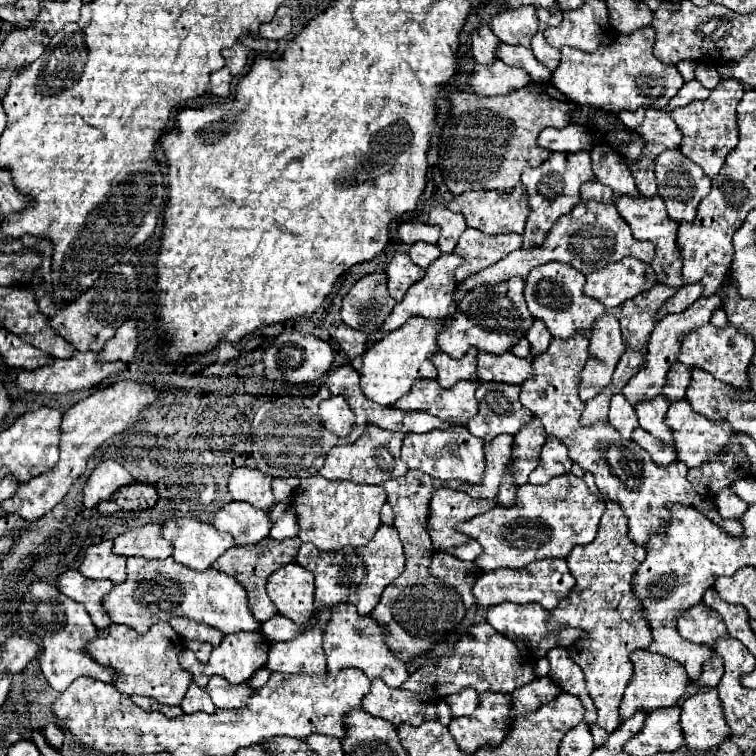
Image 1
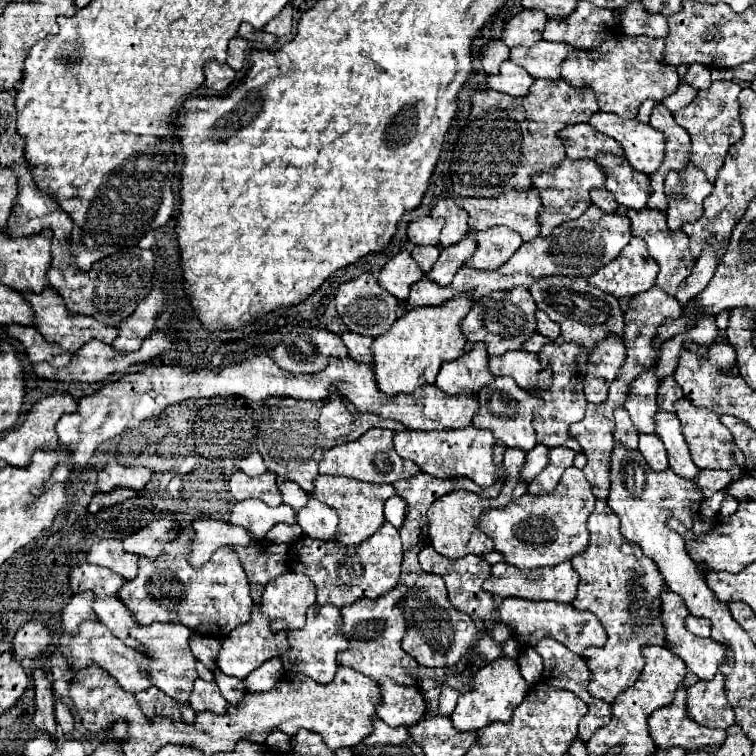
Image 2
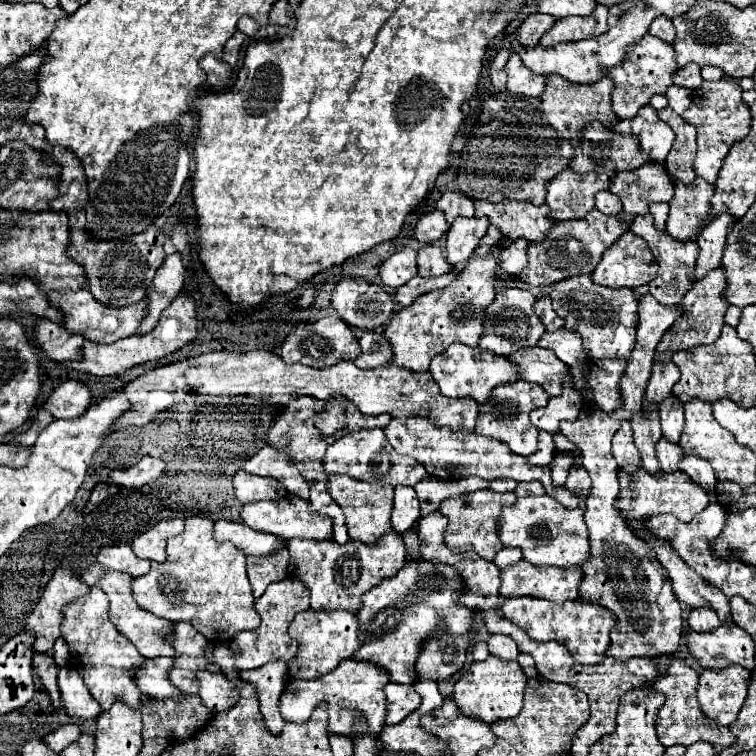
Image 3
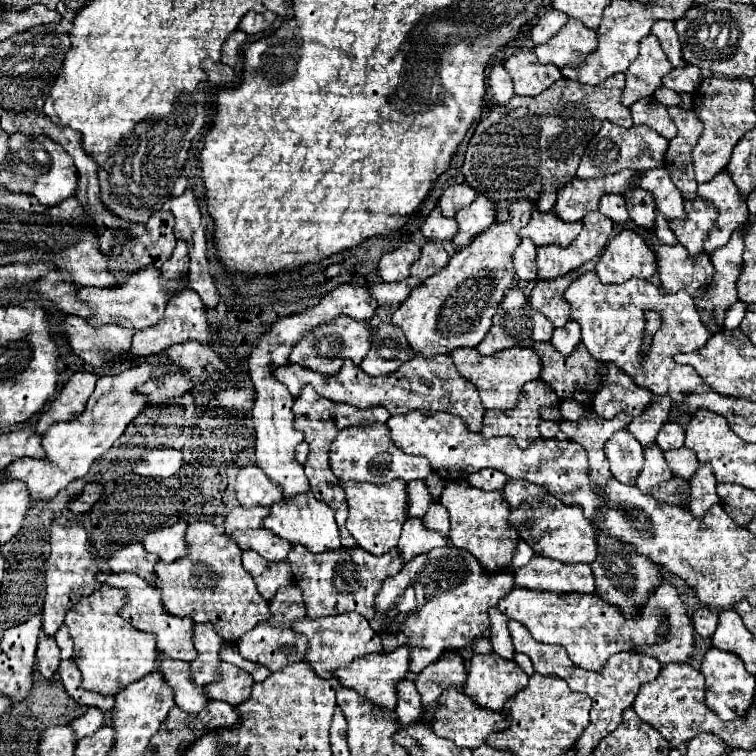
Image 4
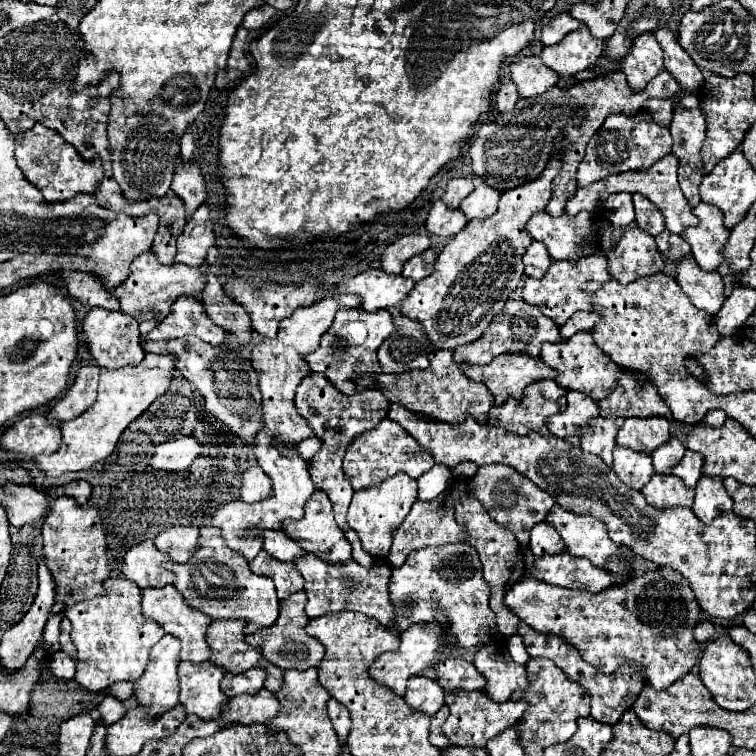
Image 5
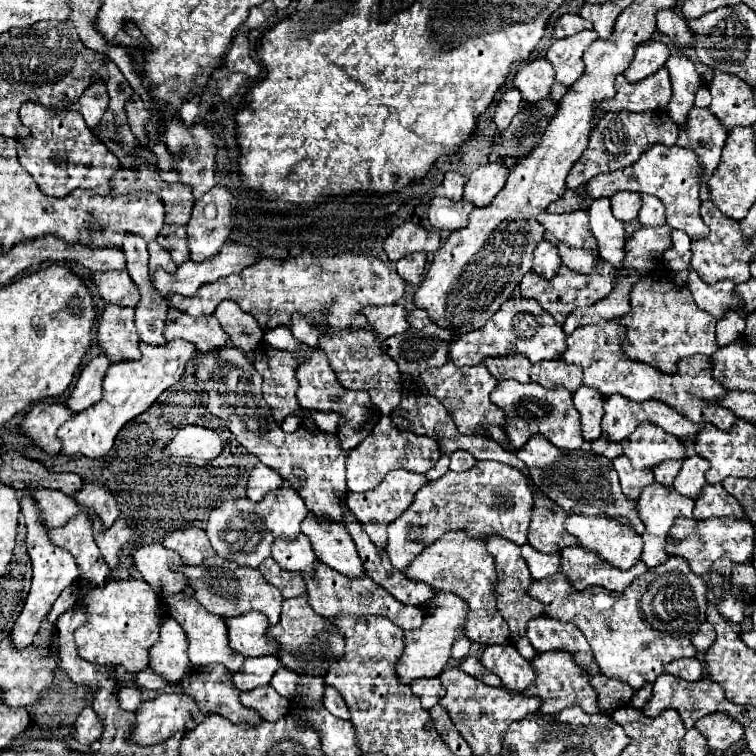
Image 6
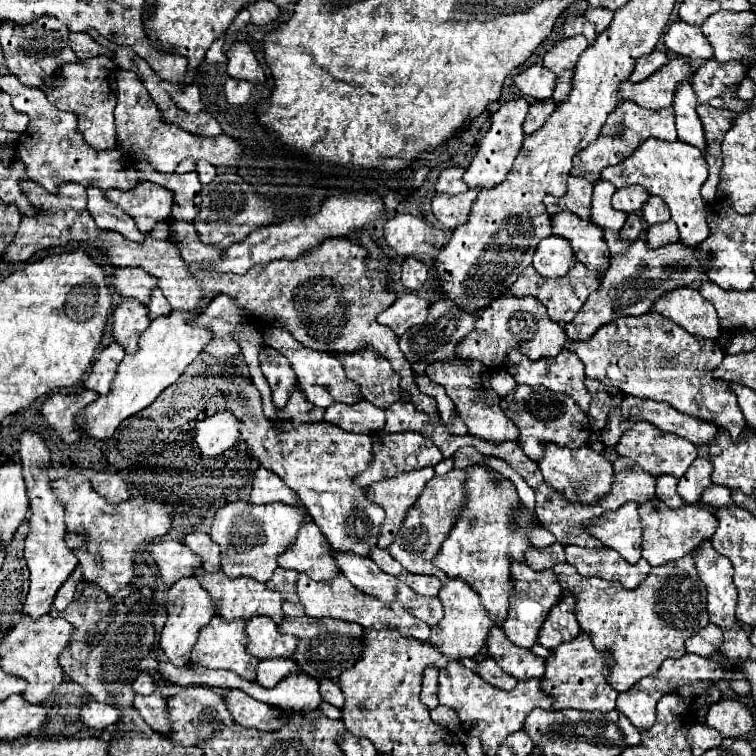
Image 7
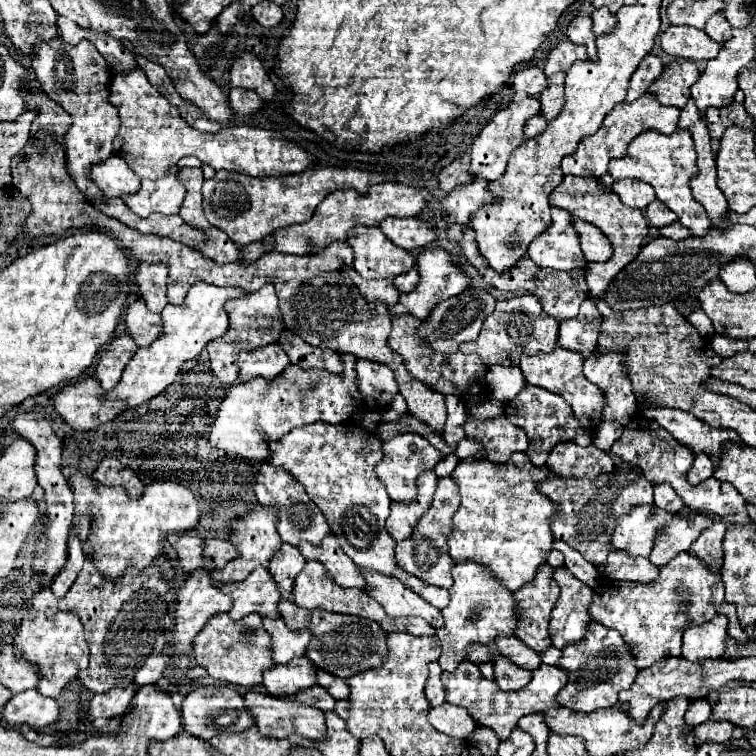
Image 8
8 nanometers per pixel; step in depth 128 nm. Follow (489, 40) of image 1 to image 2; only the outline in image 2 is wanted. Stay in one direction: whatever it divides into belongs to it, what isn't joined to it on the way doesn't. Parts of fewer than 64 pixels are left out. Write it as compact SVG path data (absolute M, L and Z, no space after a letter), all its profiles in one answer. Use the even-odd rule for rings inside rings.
M492 40L488 44L482 46L482 66L486 74L498 74L498 68L504 60L508 60L508 52L510 48L500 42L500 40Z

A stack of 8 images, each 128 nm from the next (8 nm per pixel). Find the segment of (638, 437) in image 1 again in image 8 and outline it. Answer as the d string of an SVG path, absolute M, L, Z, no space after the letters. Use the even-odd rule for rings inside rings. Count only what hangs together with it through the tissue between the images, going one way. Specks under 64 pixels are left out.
M696 454L694 464L692 464L692 468L688 470L688 482L690 482L692 486L698 486L700 482L708 480L708 478L712 476L712 472L714 472L712 460L710 460L706 454Z

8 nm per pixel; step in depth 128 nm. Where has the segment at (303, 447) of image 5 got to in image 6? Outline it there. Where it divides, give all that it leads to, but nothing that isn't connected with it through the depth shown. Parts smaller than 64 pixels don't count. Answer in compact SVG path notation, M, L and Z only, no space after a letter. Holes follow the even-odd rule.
M303 408L302 412L306 412L312 416L312 418L314 418L314 422L320 428L320 430L330 435L337 432L338 414L336 414L336 412L311 412L309 410L304 410Z

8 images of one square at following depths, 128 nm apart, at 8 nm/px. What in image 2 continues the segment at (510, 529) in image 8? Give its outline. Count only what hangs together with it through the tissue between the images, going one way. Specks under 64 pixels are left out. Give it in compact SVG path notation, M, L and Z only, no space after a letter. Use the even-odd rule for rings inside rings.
M396 586L394 590L380 596L378 600L362 598L340 610L342 614L340 630L344 632L344 638L350 642L348 650L340 652L338 656L340 666L350 666L374 680L388 676L398 684L418 684L418 676L412 676L418 664L400 646L400 640L406 632L406 624L404 624L402 608L398 608L396 604L404 598L404 590L406 590L404 586L402 588Z

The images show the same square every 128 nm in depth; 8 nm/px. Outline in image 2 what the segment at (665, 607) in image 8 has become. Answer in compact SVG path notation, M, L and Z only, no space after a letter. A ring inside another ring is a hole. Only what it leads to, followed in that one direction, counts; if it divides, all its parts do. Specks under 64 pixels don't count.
M506 598L498 606L498 622L512 630L512 638L518 642L520 650L536 646L542 638L554 638L568 650L582 656L582 652L588 646L602 646L606 640L606 632L600 620L596 620L596 616L592 616L590 612L576 612L576 608L572 608L570 604L558 602L532 602L522 598Z

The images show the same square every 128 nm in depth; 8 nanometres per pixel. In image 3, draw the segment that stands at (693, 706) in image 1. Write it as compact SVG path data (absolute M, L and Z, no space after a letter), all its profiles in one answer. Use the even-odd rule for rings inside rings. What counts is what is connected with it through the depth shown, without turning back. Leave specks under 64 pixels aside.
M740 666L716 670L702 670L698 682L698 702L706 718L720 726L730 726L748 694L750 672Z

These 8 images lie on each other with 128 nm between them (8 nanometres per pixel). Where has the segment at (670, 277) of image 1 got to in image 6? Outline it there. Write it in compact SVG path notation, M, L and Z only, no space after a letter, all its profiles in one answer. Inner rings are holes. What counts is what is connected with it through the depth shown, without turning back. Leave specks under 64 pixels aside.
M688 270L688 290L694 296L694 302L704 312L710 312L716 318L722 318L726 310L738 308L738 300L734 296L732 280L718 280L716 284L704 282L696 270Z

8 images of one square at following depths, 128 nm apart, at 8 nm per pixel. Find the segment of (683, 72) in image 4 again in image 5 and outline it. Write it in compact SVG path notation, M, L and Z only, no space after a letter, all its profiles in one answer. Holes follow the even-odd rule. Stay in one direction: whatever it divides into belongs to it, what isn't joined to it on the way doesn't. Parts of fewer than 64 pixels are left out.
M612 72L606 78L594 78L586 82L572 84L570 88L552 86L538 98L518 98L516 108L512 112L500 114L494 122L482 124L470 144L470 160L474 176L480 176L488 186L506 192L512 188L512 168L544 168L548 164L548 156L552 156L552 144L560 138L560 132L568 136L568 148L564 148L564 168L554 180L552 200L548 202L546 212L564 212L564 204L576 192L576 168L584 158L584 150L588 140L596 134L596 130L604 124L608 114L626 114L632 116L650 98L672 98L680 90L676 78L670 72L660 72L644 92L630 92L624 72Z

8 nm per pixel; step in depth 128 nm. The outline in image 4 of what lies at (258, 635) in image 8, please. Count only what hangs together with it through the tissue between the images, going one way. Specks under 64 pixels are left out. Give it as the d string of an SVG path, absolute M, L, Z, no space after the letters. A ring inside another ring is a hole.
M98 572L98 582L100 584L108 584L112 588L120 588L126 592L126 604L120 610L120 616L124 620L128 620L134 628L154 634L156 636L156 650L174 658L174 660L184 660L184 662L192 662L196 658L196 650L192 644L192 630L194 630L194 622L188 618L178 618L178 616L170 616L164 612L162 600L160 600L160 590L148 586L140 576L136 574L114 574L114 572Z

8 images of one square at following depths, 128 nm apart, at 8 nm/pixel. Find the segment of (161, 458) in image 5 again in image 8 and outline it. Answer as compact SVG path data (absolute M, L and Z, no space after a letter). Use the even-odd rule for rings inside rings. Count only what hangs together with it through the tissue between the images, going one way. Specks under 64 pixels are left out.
M352 354L342 356L342 378L330 374L328 370L302 370L296 364L290 364L286 372L276 380L254 378L250 382L230 386L226 398L220 404L220 410L216 412L216 420L210 426L210 444L239 457L264 460L270 452L260 432L270 436L270 440L280 440L294 426L306 426L312 422L342 424L350 420L352 414L362 408L360 392L356 386L354 360L356 358L352 358Z

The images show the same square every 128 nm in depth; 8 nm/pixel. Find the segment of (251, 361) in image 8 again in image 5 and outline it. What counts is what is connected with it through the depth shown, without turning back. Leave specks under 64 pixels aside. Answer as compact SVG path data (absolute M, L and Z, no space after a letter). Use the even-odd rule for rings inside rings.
M338 294L338 296L320 298L312 306L296 308L296 312L290 318L280 320L278 336L274 340L264 338L252 348L250 360L254 370L258 372L258 384L262 394L262 420L264 420L264 428L256 434L256 440L254 440L254 456L260 468L272 478L274 496L256 504L244 504L242 500L228 502L212 518L212 526L222 530L226 544L234 548L236 552L240 552L246 560L252 560L252 556L256 556L262 550L264 530L278 530L280 522L288 518L290 520L302 518L304 504L316 490L308 474L308 462L304 462L300 456L282 456L278 452L278 446L280 444L296 446L304 438L314 436L312 428L308 428L308 422L296 412L296 406L294 406L296 388L300 380L310 374L310 368L302 356L318 348L320 336L332 326L332 320L338 310L360 308L360 306L362 306L362 300L356 294Z

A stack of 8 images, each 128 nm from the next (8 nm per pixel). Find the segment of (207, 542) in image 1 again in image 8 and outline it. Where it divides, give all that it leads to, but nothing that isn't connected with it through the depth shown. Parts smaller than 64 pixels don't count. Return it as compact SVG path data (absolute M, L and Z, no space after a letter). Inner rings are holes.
M330 534L328 538L324 538L318 546L312 546L308 542L298 546L300 554L304 556L304 560L318 560L324 564L324 568L328 568L328 574L332 576L332 580L336 580L336 584L344 586L344 588L364 588L364 578L358 572L358 566L340 550L336 538Z

